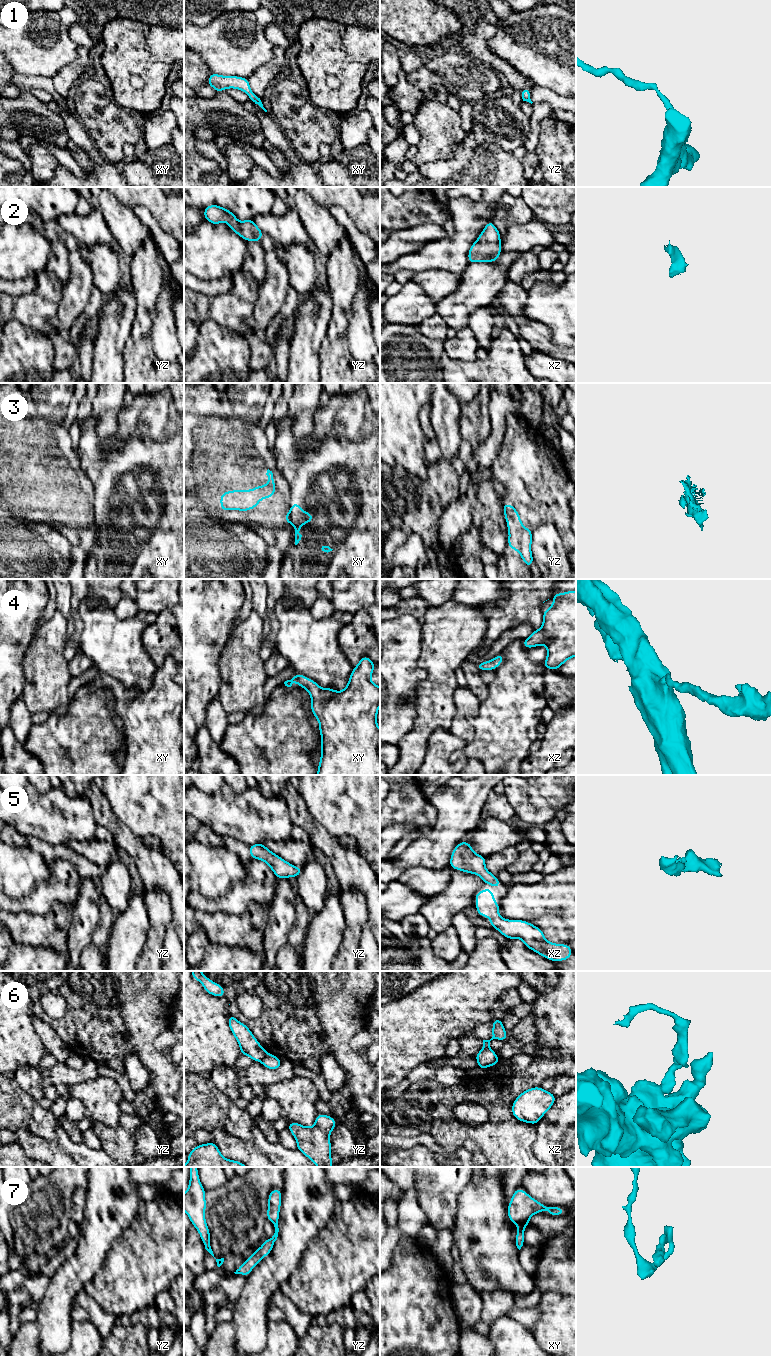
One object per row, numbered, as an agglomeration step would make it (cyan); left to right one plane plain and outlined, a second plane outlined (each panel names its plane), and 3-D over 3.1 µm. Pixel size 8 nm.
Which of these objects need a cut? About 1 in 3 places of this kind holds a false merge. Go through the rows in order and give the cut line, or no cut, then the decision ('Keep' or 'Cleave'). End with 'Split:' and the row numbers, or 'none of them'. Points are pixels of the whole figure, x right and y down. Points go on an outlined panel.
1: No split. Keep
2: No split. Keep
3: Split along xy (290, 511), (291, 519). Cleave
4: No split. Keep
5: No split. Keep
6: Split along yz (266, 1053), (260, 1061). Cleave
7: No split. Keep
Split: 3, 6

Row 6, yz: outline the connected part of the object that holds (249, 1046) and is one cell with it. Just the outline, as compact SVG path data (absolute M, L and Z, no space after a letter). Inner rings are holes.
M232 1014L228 1017L228 1024L240 1046L240 1055L244 1054L253 1061L261 1062L266 1055L266 1051L258 1043L250 1029L245 1024L239 1022Z

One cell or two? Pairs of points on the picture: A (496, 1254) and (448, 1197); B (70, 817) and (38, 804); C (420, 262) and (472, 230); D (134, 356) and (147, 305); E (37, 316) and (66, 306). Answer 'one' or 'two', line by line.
A: two
B: one
C: one
D: one
E: two

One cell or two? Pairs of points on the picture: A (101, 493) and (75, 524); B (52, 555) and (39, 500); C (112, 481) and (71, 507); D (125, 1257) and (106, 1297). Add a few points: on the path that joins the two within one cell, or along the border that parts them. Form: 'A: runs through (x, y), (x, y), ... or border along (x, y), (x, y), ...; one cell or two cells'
A: border along (89, 480), (93, 490), (94, 511); two cells
B: border along (55, 529), (72, 545); two cells
C: border along (88, 478), (93, 490), (93, 508); two cells
D: runs through (125, 1267), (125, 1278), (116, 1287); one cell

